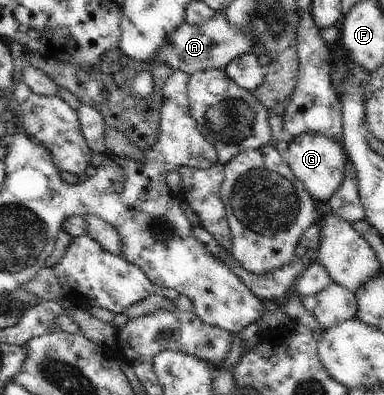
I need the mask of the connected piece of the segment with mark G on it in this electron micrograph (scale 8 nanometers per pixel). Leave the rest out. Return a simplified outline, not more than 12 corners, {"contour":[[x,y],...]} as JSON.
{"contour":[[321,133],[289,141],[287,165],[314,201],[344,180],[347,153]]}

